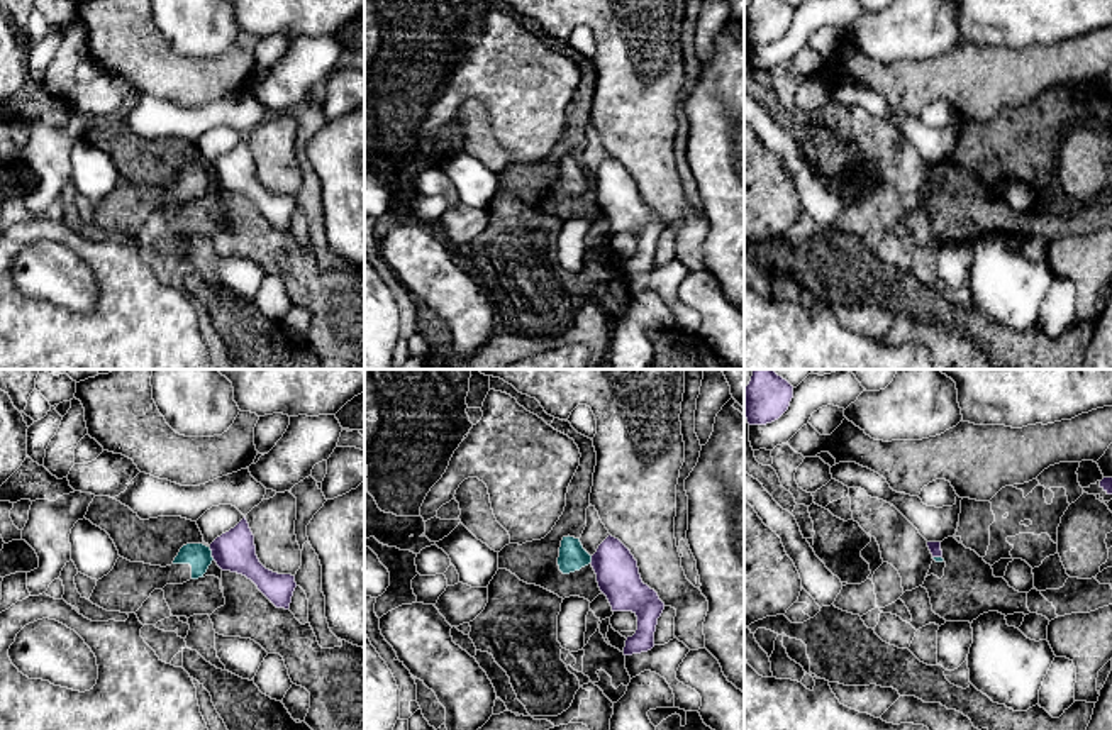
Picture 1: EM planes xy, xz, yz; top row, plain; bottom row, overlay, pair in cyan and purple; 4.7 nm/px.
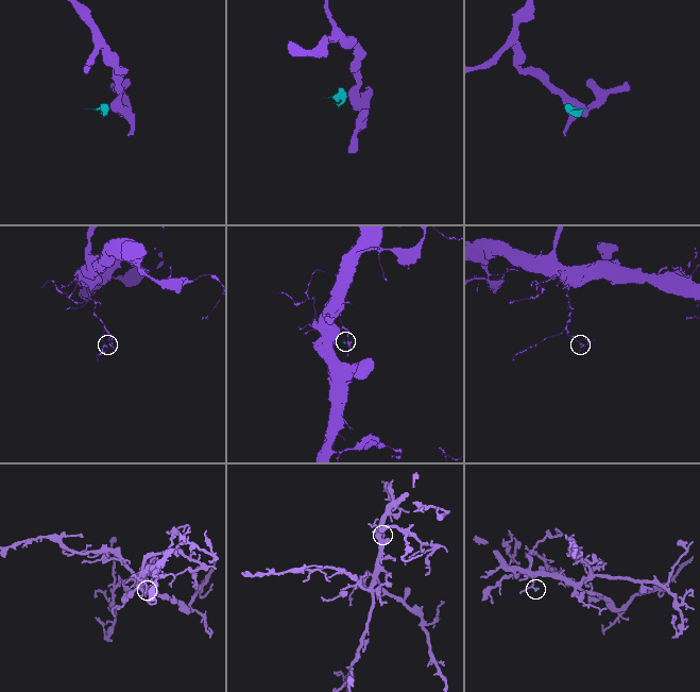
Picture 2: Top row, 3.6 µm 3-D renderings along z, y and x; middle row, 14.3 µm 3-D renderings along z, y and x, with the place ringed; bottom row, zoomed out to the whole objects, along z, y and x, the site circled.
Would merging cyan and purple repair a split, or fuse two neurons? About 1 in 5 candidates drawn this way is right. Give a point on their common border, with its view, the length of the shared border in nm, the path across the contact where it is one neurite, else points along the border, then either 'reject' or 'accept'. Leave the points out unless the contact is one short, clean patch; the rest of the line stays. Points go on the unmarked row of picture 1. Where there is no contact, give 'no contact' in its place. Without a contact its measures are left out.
xy (211, 175) | 70 nm | along xy (209, 168), (214, 180) | reject

